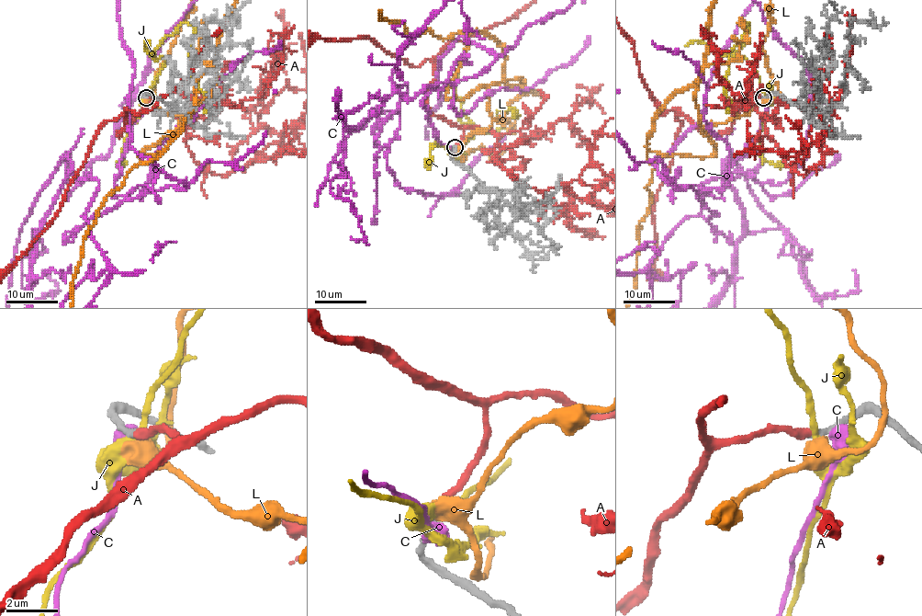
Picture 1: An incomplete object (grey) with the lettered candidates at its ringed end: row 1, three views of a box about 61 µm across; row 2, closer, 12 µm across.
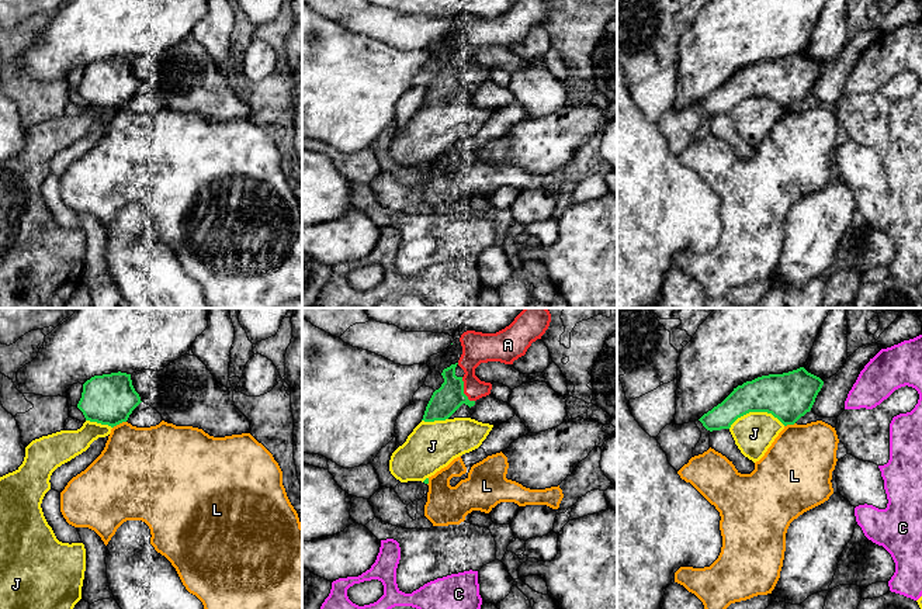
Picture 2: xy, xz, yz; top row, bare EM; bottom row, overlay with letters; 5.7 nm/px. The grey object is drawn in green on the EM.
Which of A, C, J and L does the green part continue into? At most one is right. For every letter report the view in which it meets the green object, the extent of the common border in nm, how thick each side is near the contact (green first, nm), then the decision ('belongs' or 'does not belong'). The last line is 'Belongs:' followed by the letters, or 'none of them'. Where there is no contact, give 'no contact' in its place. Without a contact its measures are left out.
A: xz | 160 nm | 160/160 nm | belongs
C: no contact | does not belong
J: yz | 320 nm | 280/240 nm | does not belong
L: xy | 90 nm | 280/420 nm | does not belong
Belongs: A

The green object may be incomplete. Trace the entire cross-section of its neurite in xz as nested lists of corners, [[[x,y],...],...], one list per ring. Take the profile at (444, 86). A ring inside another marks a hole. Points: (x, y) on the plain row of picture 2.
[[[517,0],[496,18],[464,17],[460,23],[462,39],[455,49],[443,55],[444,68],[433,77],[422,105],[446,105],[462,89],[471,93],[476,84],[489,80],[492,69],[481,66],[475,53],[488,46],[513,49],[533,27],[541,24],[550,7],[551,0]]]

